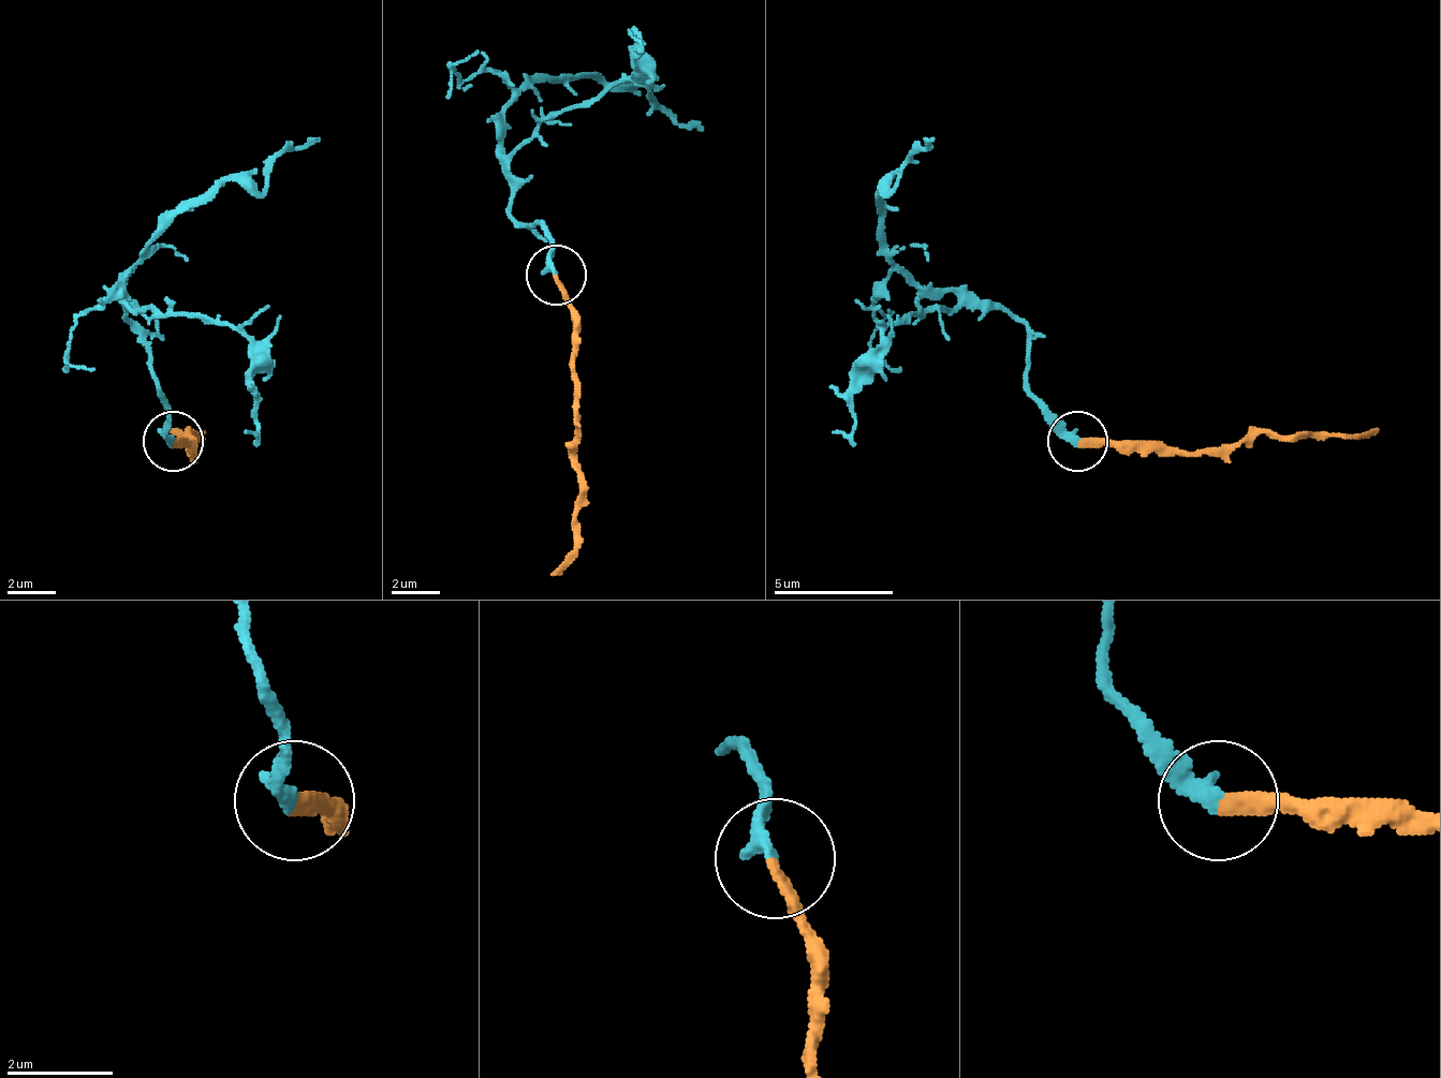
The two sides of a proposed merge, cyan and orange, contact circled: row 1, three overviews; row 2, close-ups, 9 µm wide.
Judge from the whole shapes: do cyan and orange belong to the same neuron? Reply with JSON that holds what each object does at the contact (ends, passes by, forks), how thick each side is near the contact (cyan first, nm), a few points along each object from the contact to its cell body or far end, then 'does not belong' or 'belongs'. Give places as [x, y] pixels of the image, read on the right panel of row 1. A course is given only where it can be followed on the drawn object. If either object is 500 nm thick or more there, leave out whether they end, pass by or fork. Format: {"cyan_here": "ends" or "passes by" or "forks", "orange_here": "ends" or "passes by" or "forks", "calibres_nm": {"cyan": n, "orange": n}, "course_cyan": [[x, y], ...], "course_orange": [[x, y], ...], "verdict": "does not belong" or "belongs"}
{"cyan_here": "ends", "orange_here": "ends", "calibres_nm": {"cyan": 280, "orange": 240}, "course_cyan": [[1079, 440], [1031, 392], [1025, 325], [1013, 313], [917, 283], [887, 253], [887, 181], [929, 145], [923, 139]], "course_orange": [[1079, 440], [1127, 452], [1235, 452], [1259, 433], [1355, 433], [1379, 427]], "verdict": "belongs"}

